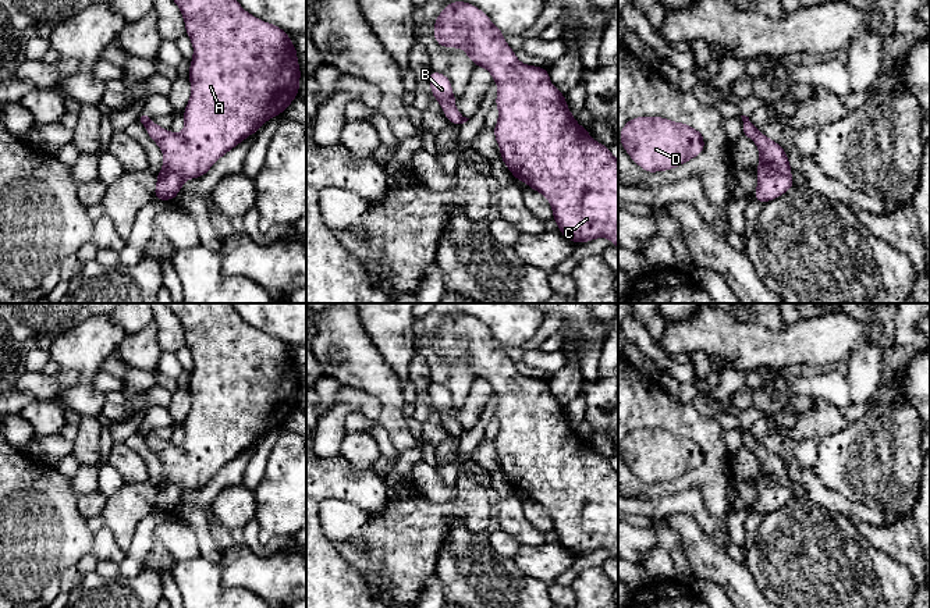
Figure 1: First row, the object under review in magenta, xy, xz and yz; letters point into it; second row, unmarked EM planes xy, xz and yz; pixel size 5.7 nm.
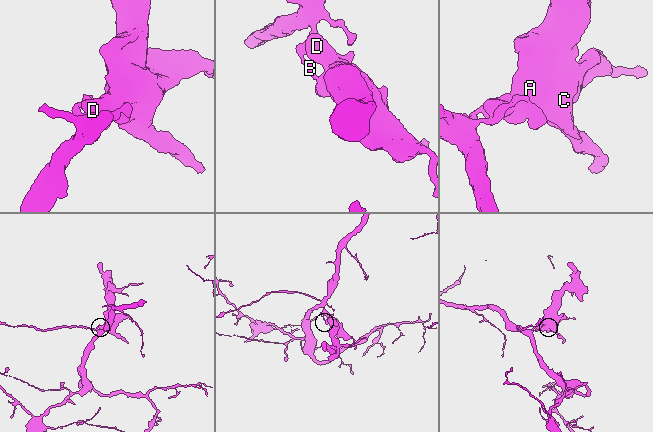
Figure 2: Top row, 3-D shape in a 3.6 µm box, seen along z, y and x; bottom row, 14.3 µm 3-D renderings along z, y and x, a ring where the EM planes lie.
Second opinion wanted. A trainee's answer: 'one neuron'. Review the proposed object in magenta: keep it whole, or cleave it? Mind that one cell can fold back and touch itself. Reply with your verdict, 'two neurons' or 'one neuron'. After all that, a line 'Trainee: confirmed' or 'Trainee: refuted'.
two neurons
Trainee: refuted

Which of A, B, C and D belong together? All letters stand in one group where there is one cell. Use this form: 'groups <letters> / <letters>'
groups A C D / B

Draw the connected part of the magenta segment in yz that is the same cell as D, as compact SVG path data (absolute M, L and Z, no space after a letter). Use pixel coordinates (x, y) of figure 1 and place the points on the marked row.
M664 117L631 118L620 139L625 152L646 173L674 170L704 149L702 132Z

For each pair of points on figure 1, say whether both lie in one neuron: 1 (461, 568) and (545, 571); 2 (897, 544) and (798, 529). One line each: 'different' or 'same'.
1: different
2: different

